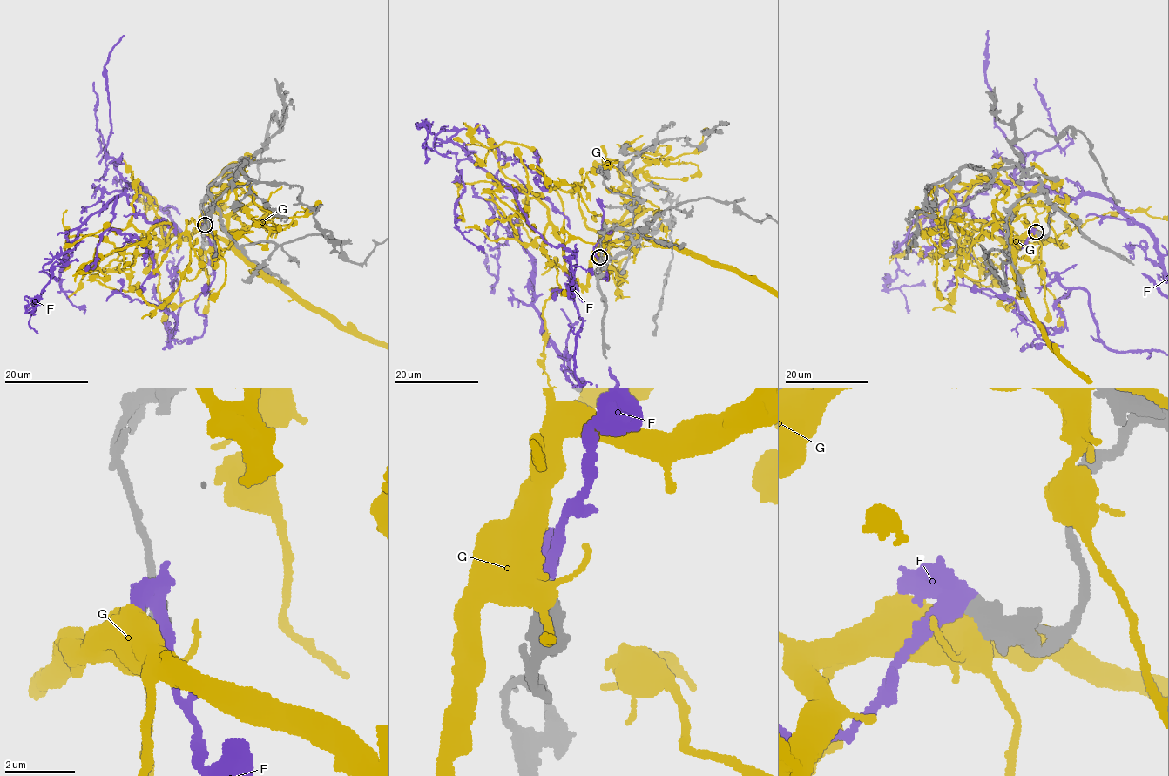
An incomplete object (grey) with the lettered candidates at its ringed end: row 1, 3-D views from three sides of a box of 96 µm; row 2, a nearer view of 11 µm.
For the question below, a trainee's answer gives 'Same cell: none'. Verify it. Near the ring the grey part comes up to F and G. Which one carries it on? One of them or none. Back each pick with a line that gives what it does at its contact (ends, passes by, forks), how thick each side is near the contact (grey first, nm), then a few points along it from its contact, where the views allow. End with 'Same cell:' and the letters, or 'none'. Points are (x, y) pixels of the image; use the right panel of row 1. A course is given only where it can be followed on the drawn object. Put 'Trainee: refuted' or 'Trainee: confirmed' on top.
Trainee: refuted
F: it passes by | 600/440 nm
Same cell: F

